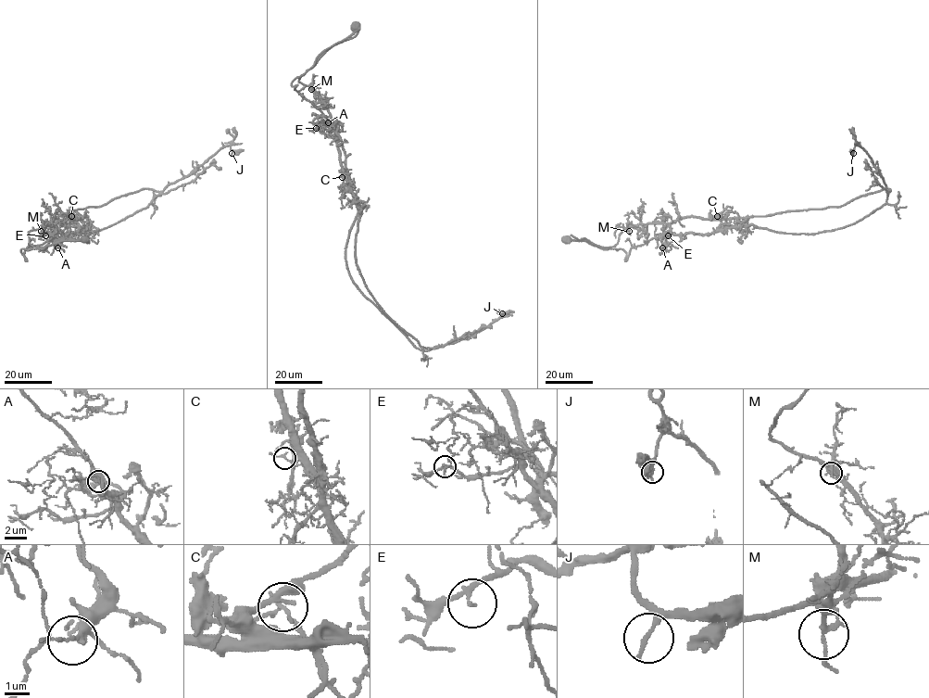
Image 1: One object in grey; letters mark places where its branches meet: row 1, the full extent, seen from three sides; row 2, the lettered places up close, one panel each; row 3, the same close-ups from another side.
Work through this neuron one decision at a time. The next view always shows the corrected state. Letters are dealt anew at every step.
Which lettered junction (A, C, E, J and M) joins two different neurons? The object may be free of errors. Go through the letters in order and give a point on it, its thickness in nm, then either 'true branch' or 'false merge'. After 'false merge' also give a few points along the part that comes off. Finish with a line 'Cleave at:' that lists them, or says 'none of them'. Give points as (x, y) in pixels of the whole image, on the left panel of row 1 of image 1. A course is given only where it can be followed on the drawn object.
A: (57, 247) | 140 nm | true branch
C: (71, 216) | 140 nm | false merge | (71, 216), (84, 218), (75, 210), (99, 207), (145, 188), (161, 192), (230, 145), (234, 138), (228, 129)
E: (45, 235) | 170 nm | true branch
J: (232, 153) | 170 nm | true branch
M: (41, 231) | 170 nm | true branch
Cleave at: C

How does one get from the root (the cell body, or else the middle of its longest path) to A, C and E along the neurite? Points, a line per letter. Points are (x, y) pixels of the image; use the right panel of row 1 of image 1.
A: (565, 239), (585, 241), (602, 248), (621, 248), (626, 259), (633, 247), (654, 237), (665, 239), (662, 247)
C: (565, 239), (584, 238), (611, 247), (631, 226), (718, 216)
E: (565, 239), (584, 238), (611, 247), (623, 230), (648, 223), (663, 223), (664, 231), (671, 231), (668, 235)

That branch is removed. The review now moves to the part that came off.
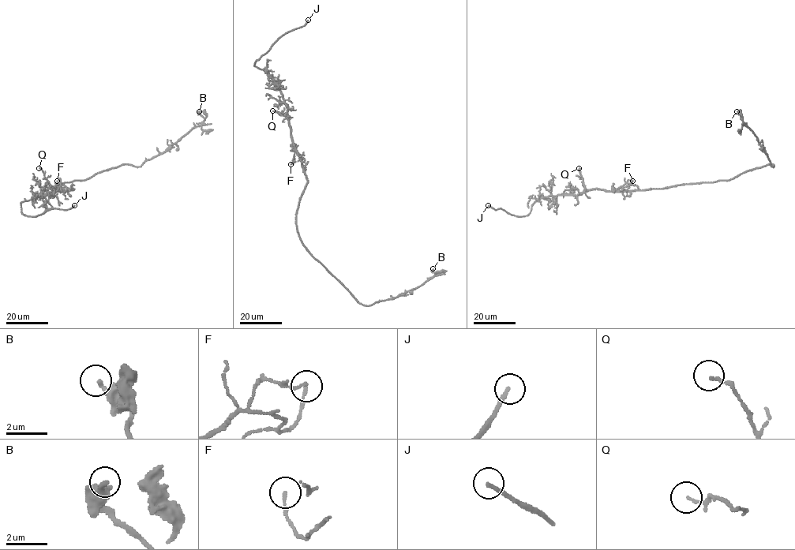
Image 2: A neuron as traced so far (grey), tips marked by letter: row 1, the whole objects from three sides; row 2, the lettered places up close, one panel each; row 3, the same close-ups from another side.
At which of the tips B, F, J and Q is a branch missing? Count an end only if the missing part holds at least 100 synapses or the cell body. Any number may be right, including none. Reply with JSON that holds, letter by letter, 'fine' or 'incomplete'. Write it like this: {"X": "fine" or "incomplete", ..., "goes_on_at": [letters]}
{"B": "fine", "F": "fine", "J": "incomplete", "Q": "fine", "goes_on_at": ["J"]}

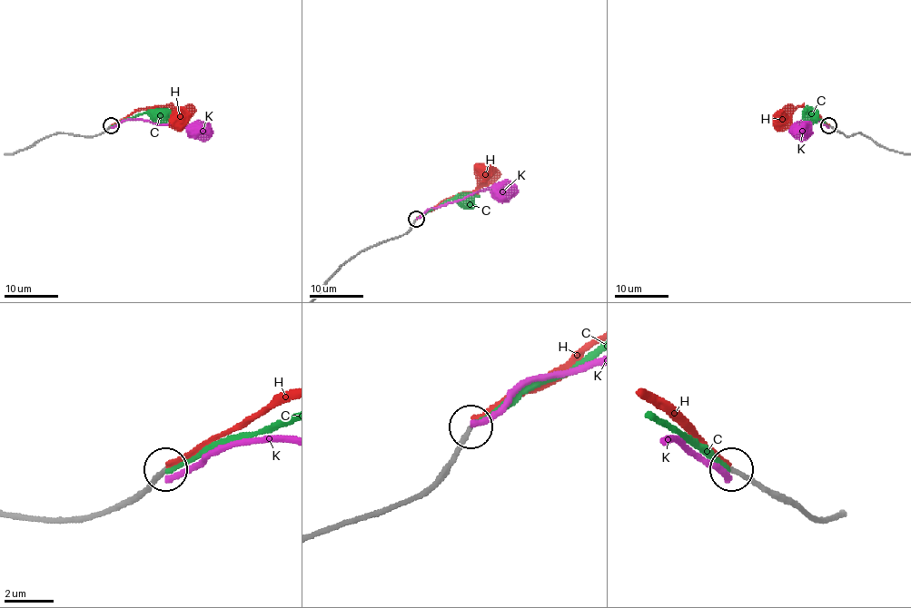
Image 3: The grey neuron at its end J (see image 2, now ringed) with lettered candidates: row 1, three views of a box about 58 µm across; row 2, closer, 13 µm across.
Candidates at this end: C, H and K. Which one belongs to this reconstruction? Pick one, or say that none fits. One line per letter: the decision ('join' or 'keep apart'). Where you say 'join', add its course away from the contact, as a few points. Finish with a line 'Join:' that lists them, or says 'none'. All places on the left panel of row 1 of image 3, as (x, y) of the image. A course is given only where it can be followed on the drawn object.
C: join | via (112, 125), (143, 113), (153, 113), (160, 117)
H: keep apart
K: keep apart
Join: C

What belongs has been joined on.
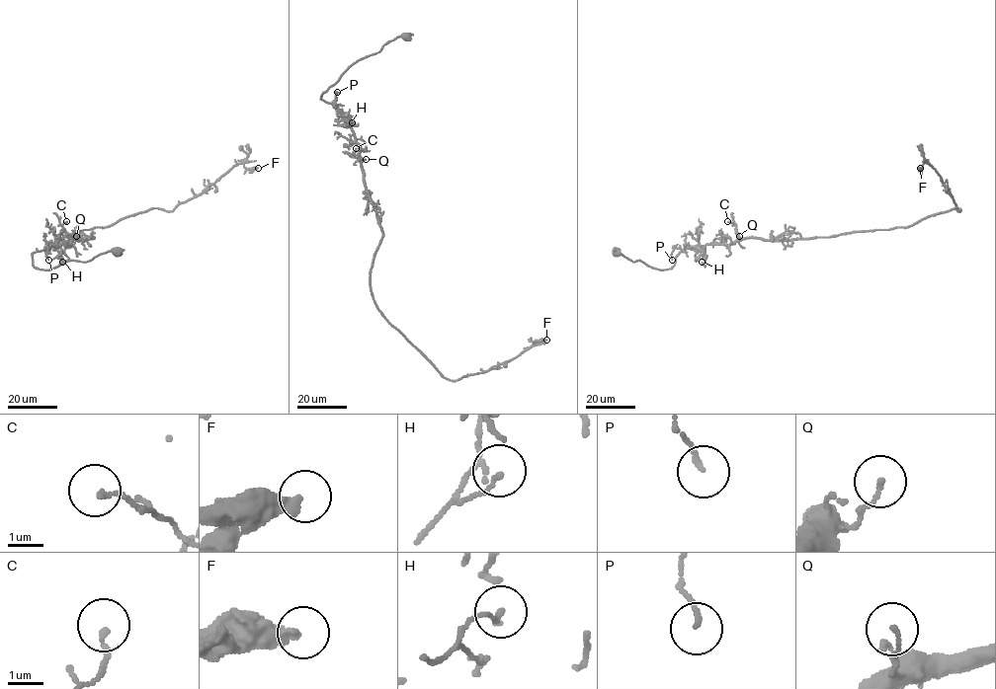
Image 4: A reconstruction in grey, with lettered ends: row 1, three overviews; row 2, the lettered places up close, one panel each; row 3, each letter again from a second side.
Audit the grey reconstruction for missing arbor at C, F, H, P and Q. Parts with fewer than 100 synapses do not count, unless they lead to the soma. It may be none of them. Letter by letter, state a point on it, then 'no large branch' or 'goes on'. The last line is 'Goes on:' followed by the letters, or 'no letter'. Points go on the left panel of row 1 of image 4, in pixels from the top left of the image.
C: place (66, 221); no large branch
F: place (258, 168); no large branch
H: place (62, 262); no large branch
P: place (48, 260); no large branch
Q: place (76, 236); no large branch
Goes on: no letter

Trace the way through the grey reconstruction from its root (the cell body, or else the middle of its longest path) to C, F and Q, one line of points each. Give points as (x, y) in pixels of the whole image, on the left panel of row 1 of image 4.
C: (117, 253), (36, 268), (33, 253), (70, 244), (62, 226), (66, 221)
F: (117, 253), (49, 269), (36, 268), (32, 256), (94, 237), (82, 230), (172, 211), (238, 164), (258, 168)
Q: (117, 253), (107, 251), (88, 262), (69, 261), (49, 269), (33, 266), (33, 253), (69, 245), (76, 236)

